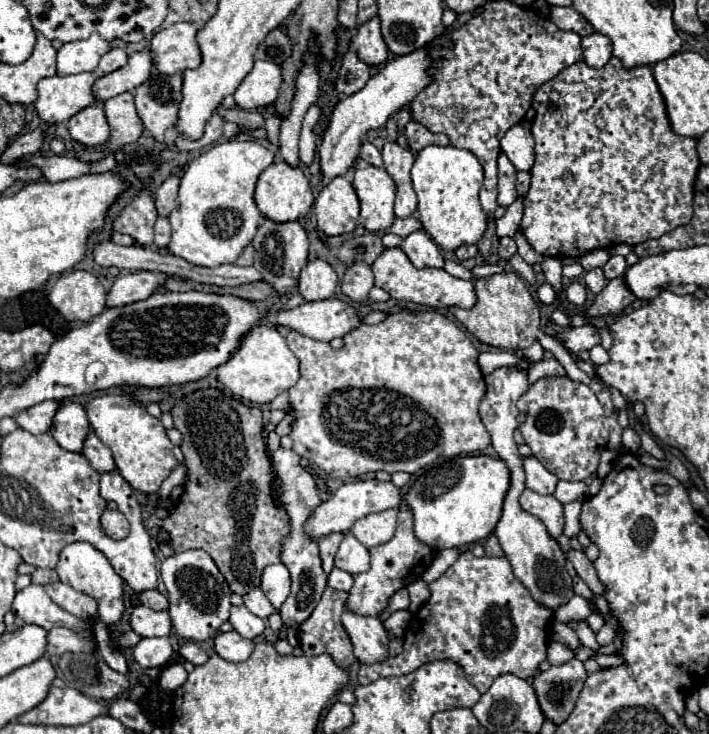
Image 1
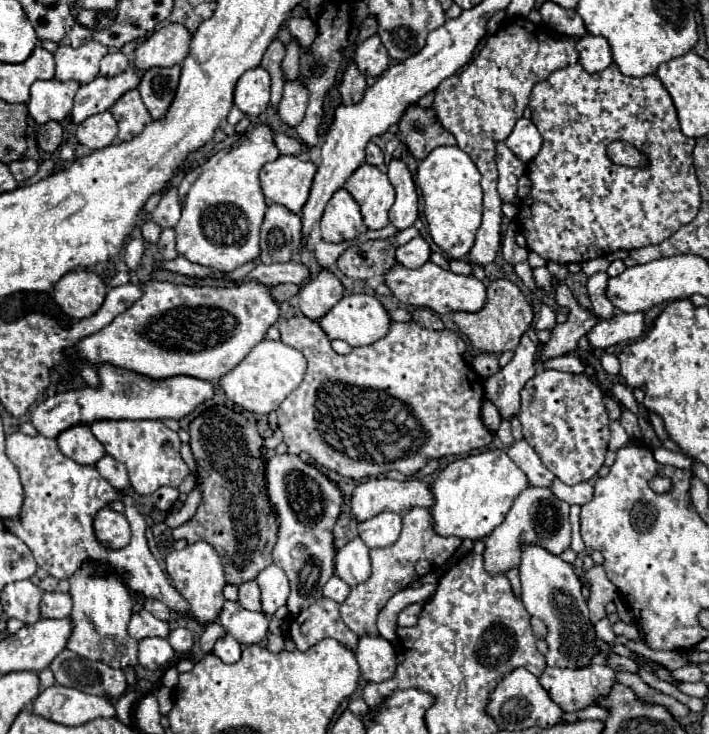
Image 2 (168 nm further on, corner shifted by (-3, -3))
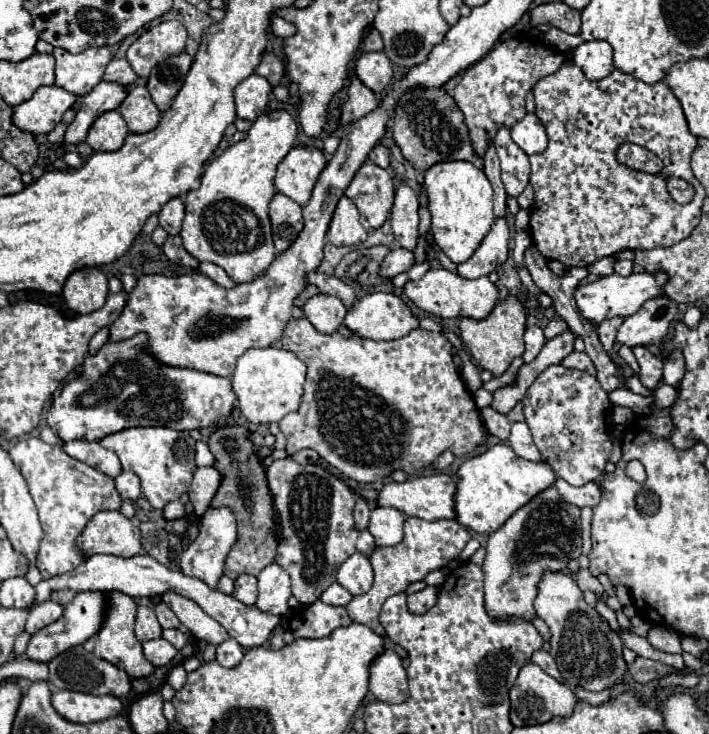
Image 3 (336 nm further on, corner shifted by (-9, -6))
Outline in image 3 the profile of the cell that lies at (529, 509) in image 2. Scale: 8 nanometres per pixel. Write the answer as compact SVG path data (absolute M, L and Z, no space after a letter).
M555 487L545 489L537 497L533 497L527 505L523 505L519 511L515 511L497 531L489 533L487 539L487 557L483 563L485 573L485 609L491 619L513 619L519 617L523 621L533 621L535 609L533 601L537 597L537 585L539 577L547 571L565 571L567 563L571 559L577 559L581 555L579 549L579 533L581 533L581 509L565 503L561 495L555 491Z

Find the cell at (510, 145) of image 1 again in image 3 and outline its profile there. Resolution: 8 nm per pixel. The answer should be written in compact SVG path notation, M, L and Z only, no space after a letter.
M527 113L521 121L517 121L511 127L511 137L513 141L527 153L527 155L535 155L545 151L547 147L547 133L543 123L537 119L535 113Z

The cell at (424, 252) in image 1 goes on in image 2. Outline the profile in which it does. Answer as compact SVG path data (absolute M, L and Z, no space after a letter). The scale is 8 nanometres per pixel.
M417 236L411 242L399 246L395 250L395 256L397 256L397 262L403 264L403 266L407 266L407 268L421 268L425 262L429 262L431 248L429 248L429 244L427 244L425 238Z

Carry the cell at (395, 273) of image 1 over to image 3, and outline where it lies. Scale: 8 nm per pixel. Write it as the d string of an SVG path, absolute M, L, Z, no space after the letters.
M429 269L419 281L409 281L405 285L405 295L423 311L441 317L441 319L455 319L455 317L469 317L469 319L485 319L497 303L497 287L489 281L489 277L479 279L463 279L457 273L447 269Z

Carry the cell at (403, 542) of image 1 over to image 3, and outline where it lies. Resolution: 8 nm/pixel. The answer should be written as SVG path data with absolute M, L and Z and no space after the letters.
M407 517L405 521L405 537L399 545L393 547L377 547L371 555L371 565L373 565L373 573L375 573L375 581L369 593L353 597L351 603L347 605L347 613L355 623L363 623L367 627L371 627L375 633L383 635L383 627L379 623L379 611L385 603L387 597L401 593L407 589L409 583L413 581L423 581L427 573L431 573L433 569L441 569L447 567L467 545L471 533L469 529L463 529L463 525L459 525L459 521L455 519L441 519L441 521L425 521L419 517Z

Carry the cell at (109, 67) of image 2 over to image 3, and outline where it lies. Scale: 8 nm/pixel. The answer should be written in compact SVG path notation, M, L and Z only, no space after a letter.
M111 59L111 63L105 69L103 81L113 81L113 83L127 87L127 85L133 85L137 81L137 75L129 67L127 59Z

